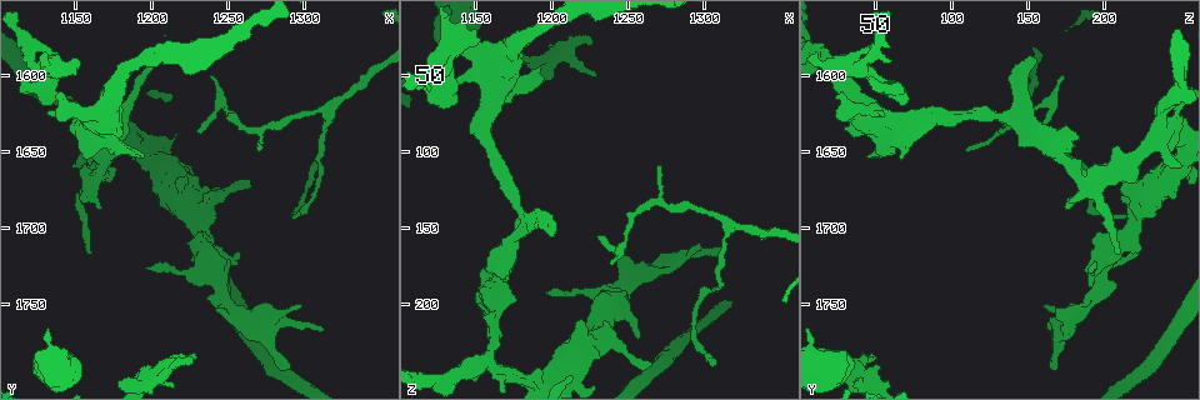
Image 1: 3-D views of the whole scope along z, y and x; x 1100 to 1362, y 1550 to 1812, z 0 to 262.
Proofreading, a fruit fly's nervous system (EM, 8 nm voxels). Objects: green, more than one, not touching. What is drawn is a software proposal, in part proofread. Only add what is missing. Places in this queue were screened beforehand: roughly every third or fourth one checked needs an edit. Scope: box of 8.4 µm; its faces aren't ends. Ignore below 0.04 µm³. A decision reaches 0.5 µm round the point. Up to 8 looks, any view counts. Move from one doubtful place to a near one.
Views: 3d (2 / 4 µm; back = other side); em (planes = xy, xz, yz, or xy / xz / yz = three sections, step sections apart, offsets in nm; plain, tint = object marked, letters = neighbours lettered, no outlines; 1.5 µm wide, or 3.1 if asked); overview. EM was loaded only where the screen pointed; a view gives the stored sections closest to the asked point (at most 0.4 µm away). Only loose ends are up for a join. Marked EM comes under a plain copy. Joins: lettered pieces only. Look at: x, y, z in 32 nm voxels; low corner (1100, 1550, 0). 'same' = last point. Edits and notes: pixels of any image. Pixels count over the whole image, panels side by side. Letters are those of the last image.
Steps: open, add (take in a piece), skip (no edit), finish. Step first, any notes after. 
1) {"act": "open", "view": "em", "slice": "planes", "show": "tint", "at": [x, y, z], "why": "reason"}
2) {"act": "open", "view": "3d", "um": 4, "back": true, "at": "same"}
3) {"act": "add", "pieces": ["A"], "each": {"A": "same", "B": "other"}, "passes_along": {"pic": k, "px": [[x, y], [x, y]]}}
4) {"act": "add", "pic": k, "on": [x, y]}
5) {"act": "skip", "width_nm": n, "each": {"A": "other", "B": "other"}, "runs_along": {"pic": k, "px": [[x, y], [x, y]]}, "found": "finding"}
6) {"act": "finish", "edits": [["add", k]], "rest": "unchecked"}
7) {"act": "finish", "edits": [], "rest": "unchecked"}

{"act": "open", "view": "em", "slice": "planes", "show": "letters", "at": [1160, 1714, 208], "why": "tapers out"}

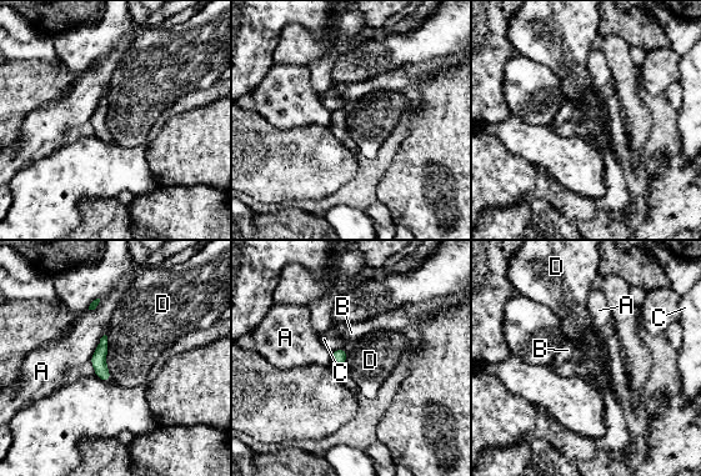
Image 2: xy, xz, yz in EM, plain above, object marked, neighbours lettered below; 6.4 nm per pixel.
{"act": "skip", "each": {"A": "other", "B": "other", "C": "other", "D": "other"}, "border": {"pic": 2, "px": [[108, 336], [110, 380], [105, 382]]}, "found": "none of them fits"}

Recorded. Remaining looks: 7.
{"act": "open", "view": "em", "slice": "yz", "step": 4, "show": "tint", "at": [1200, 1588, 154], "why": "branch stops here"}

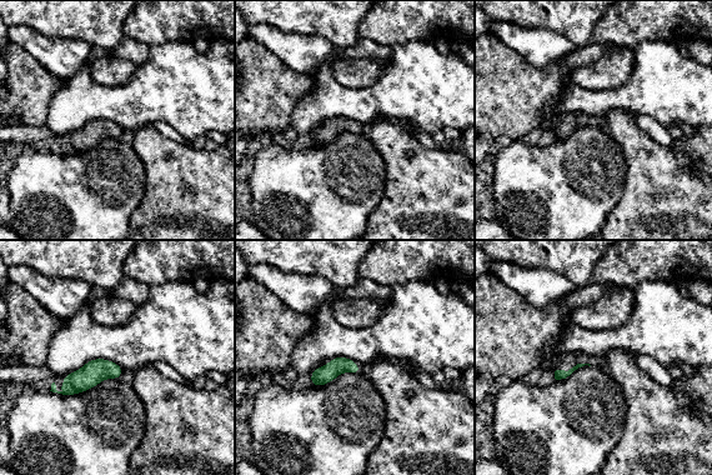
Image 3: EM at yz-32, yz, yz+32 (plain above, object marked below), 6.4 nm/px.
{"act": "open", "view": "em", "slice": "planes", "show": "letters", "at": "same", "why": "another direction"}

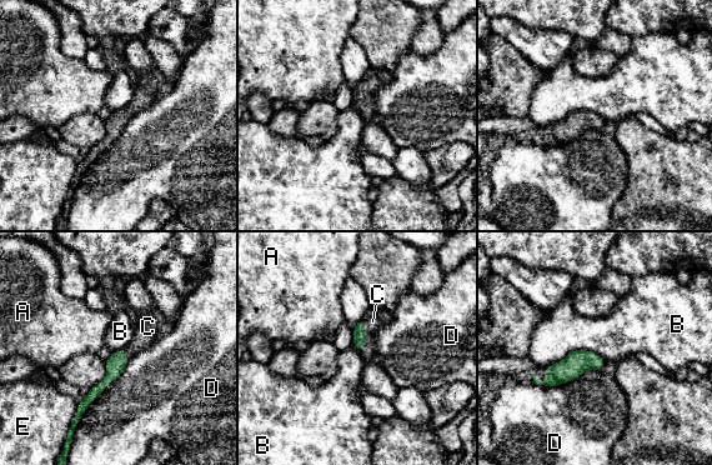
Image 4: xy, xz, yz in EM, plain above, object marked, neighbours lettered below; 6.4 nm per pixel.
{"act": "add", "pieces": ["C"], "each": {"A": "other", "B": "other", "C": "same", "D": "other", "E": "other"}, "passes_along": {"pic": 4, "px": [[359, 334], [365, 336], [372, 321]]}, "found": "the neuron continues"}

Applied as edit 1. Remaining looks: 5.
{"act": "open", "view": "em", "slice": "xz", "step": 4, "show": "letters", "at": [1224, 1786, 28], "why": "branch stops here"}

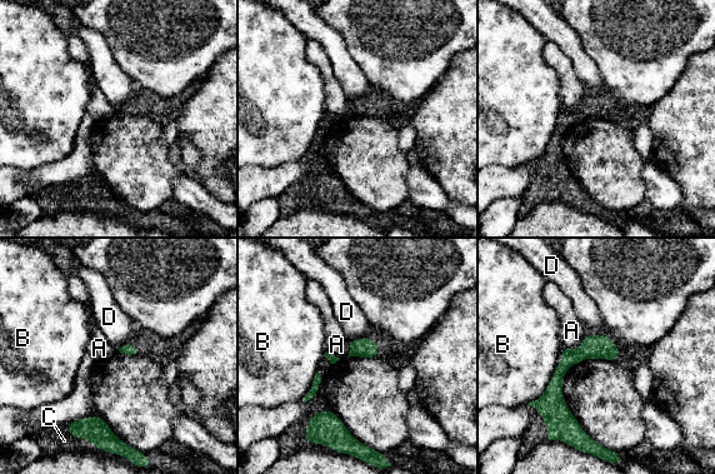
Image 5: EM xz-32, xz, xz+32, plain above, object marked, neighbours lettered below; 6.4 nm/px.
{"act": "open", "view": "em", "slice": "planes", "show": "letters", "at": "same", "why": "cut it another way"}

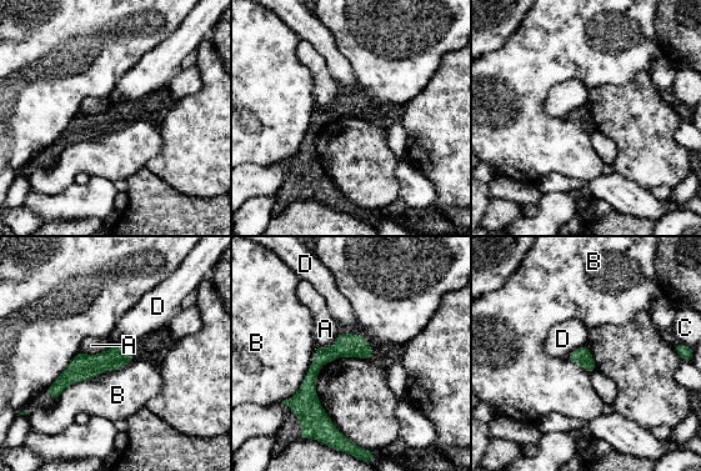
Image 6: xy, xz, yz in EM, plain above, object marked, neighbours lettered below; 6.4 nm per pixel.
{"act": "skip", "each": {"A": "other", "B": "other", "C": "other", "D": "other"}, "border": {"pic": 6, "px": [[316, 345], [300, 387], [286, 400]]}, "found": "no lettered piece goes on from it"}

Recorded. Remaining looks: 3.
{"act": "finish", "edits": [["add", 4]], "rest": "unchecked"}

